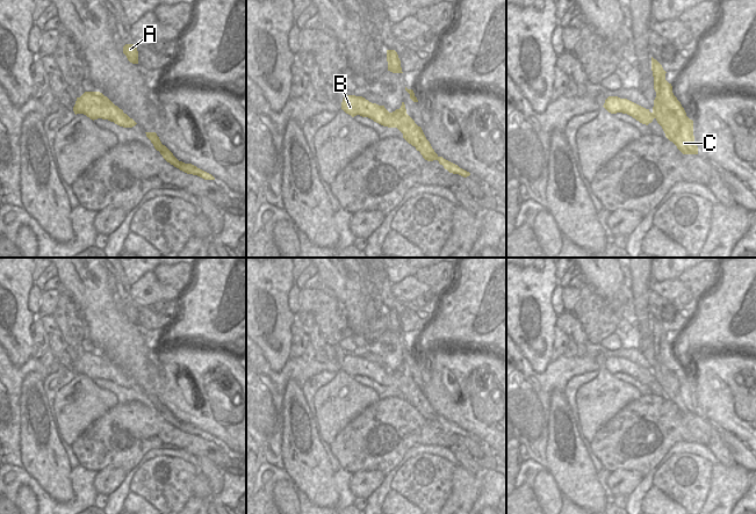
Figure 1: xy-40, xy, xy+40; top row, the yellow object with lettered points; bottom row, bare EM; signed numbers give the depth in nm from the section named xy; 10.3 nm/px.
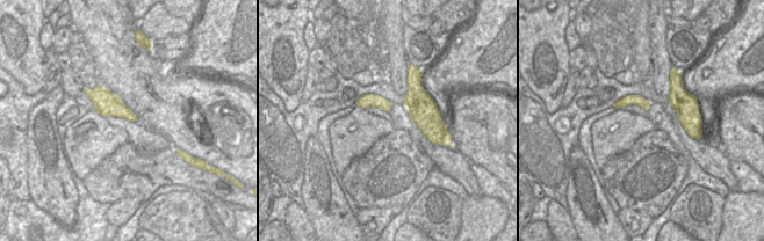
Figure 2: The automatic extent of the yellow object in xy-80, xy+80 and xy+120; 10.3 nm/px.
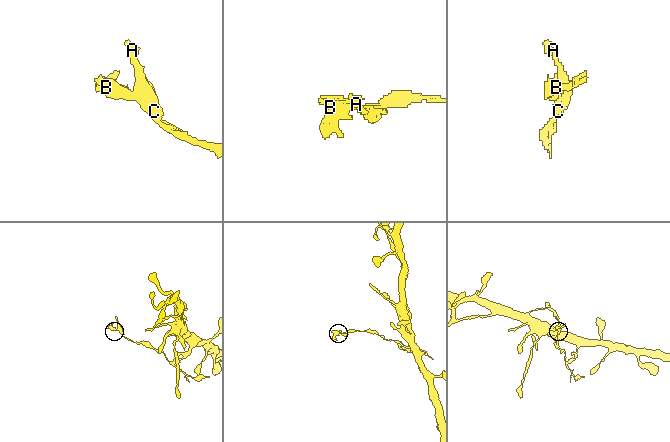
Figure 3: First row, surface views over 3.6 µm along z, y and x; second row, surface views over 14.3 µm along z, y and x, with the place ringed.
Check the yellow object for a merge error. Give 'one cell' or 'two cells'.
one cell

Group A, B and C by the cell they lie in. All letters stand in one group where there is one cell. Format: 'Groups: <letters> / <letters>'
Groups: A B C.

